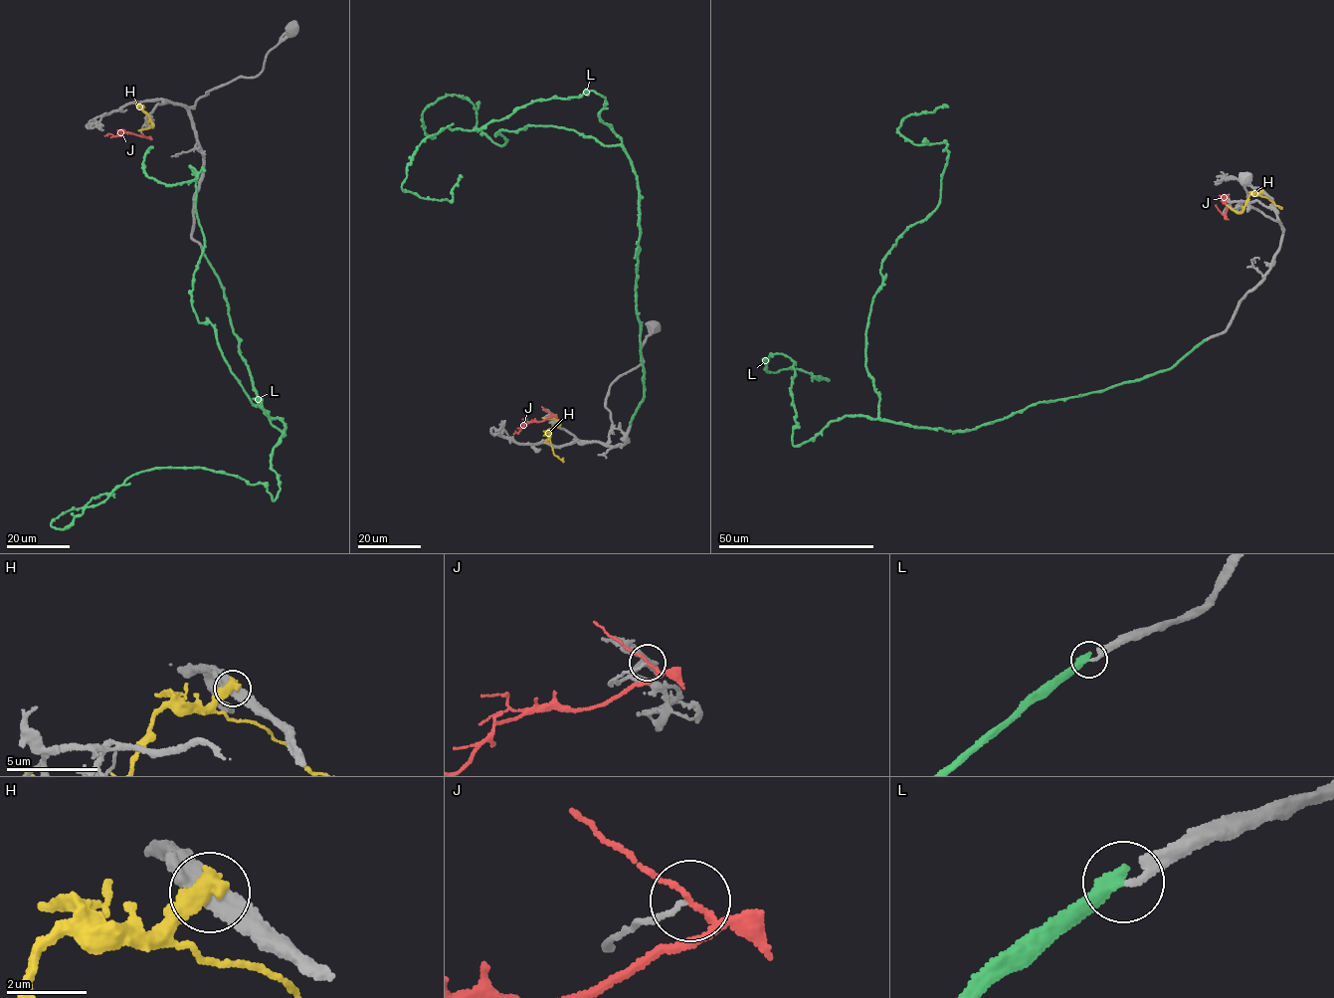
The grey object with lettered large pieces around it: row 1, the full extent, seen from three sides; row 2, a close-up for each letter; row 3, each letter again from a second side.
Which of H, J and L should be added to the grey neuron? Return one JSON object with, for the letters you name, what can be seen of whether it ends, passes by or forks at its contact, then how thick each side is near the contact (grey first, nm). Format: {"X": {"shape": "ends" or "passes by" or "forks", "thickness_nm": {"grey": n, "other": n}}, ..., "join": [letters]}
{"L": {"shape": "ends", "thickness_nm": {"grey": 180, "other": 380}}, "join": ["L"]}

